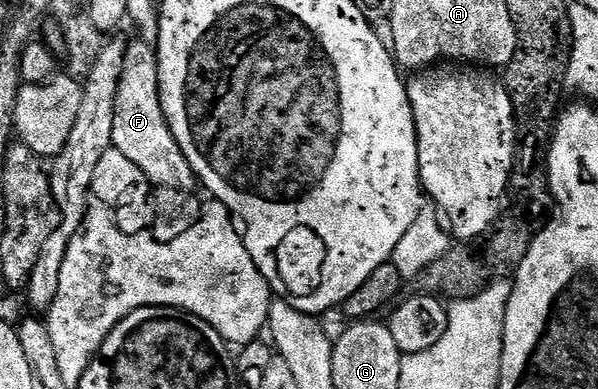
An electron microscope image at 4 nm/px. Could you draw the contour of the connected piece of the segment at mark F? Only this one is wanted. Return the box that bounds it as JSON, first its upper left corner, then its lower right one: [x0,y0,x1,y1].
[112,38,198,192]

